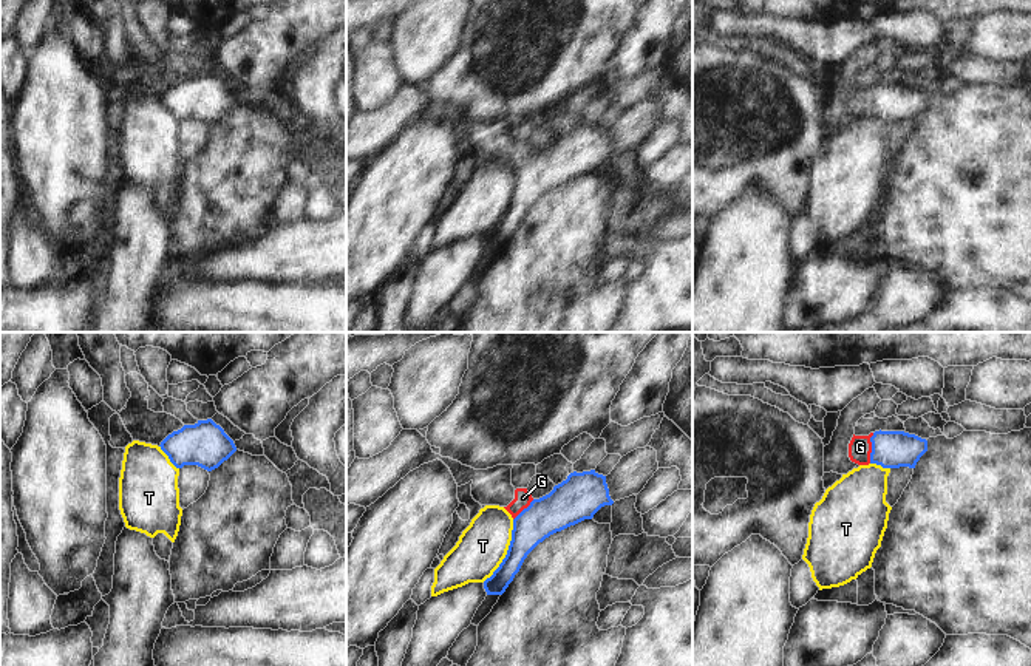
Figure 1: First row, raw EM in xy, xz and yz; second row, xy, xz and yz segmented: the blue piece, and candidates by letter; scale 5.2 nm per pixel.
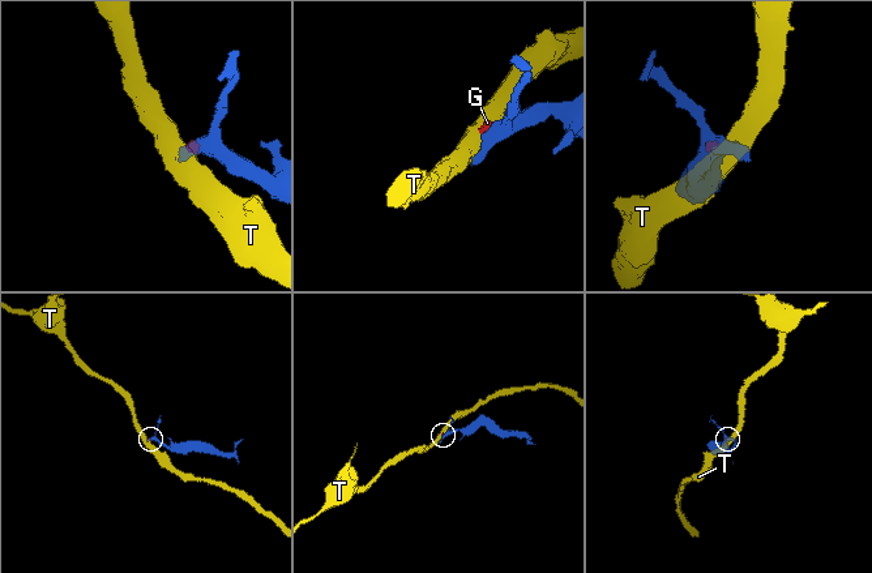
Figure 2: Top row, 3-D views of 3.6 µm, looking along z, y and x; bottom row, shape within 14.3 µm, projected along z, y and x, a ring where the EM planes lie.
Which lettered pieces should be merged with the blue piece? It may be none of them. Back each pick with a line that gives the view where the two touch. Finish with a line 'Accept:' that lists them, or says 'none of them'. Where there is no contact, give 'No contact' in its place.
G: Touches blue in yz
Accept: G.

